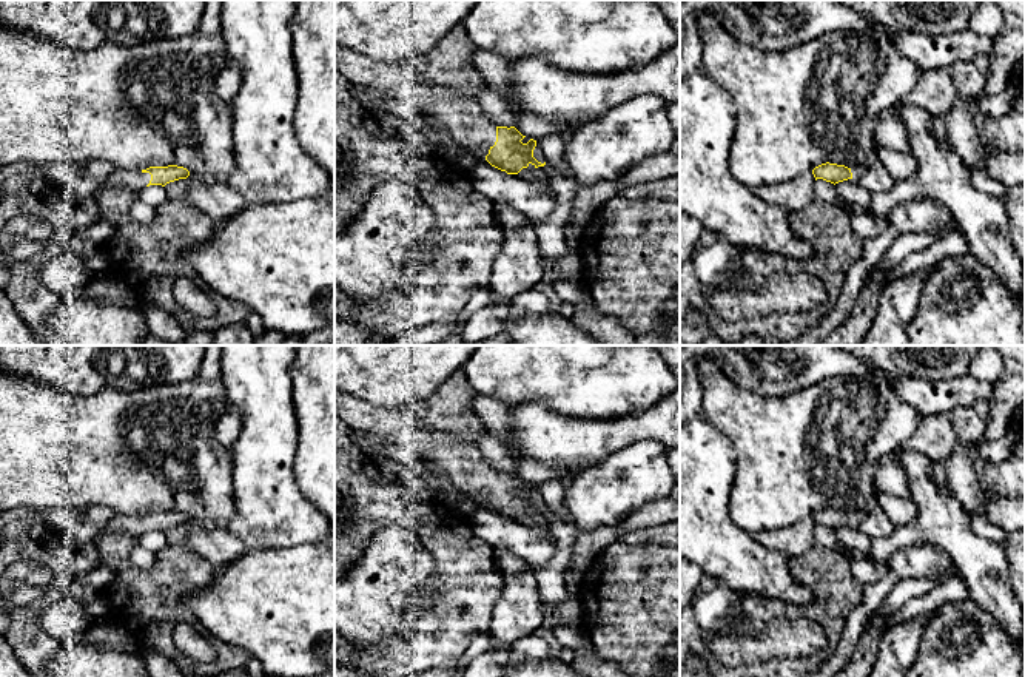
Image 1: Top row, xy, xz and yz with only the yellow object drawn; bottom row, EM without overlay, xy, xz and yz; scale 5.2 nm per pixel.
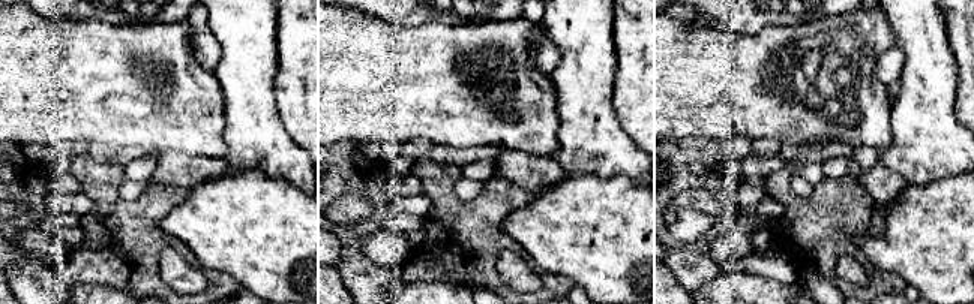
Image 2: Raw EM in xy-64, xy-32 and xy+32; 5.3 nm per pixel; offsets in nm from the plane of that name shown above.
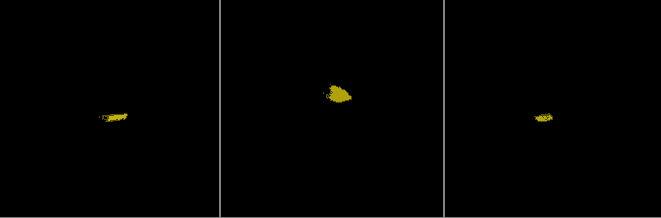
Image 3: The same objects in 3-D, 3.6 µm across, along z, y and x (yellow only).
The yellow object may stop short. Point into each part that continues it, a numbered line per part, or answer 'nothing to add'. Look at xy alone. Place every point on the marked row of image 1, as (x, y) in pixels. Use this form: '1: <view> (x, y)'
1: xy (134, 181)

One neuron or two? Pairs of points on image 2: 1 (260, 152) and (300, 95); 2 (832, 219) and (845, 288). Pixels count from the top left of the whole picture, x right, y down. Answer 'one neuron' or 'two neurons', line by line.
1: two neurons
2: one neuron

